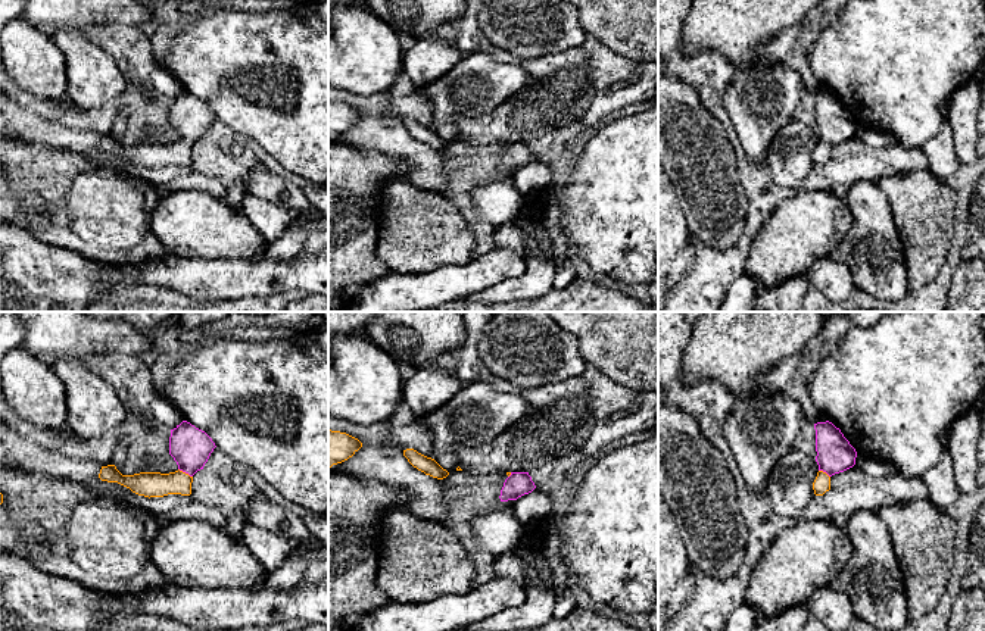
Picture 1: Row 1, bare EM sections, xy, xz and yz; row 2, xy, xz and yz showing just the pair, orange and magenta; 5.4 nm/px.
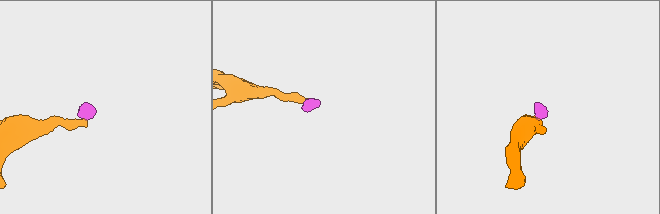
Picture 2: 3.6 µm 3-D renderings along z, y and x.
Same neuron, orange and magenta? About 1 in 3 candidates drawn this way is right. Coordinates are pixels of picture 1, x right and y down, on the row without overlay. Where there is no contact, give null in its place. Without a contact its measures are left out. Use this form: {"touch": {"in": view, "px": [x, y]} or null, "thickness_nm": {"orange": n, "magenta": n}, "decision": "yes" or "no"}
{"touch": {"in": "xy", "px": [184, 143]}, "thickness_nm": {"orange": 140, "magenta": 220}, "decision": "yes"}

